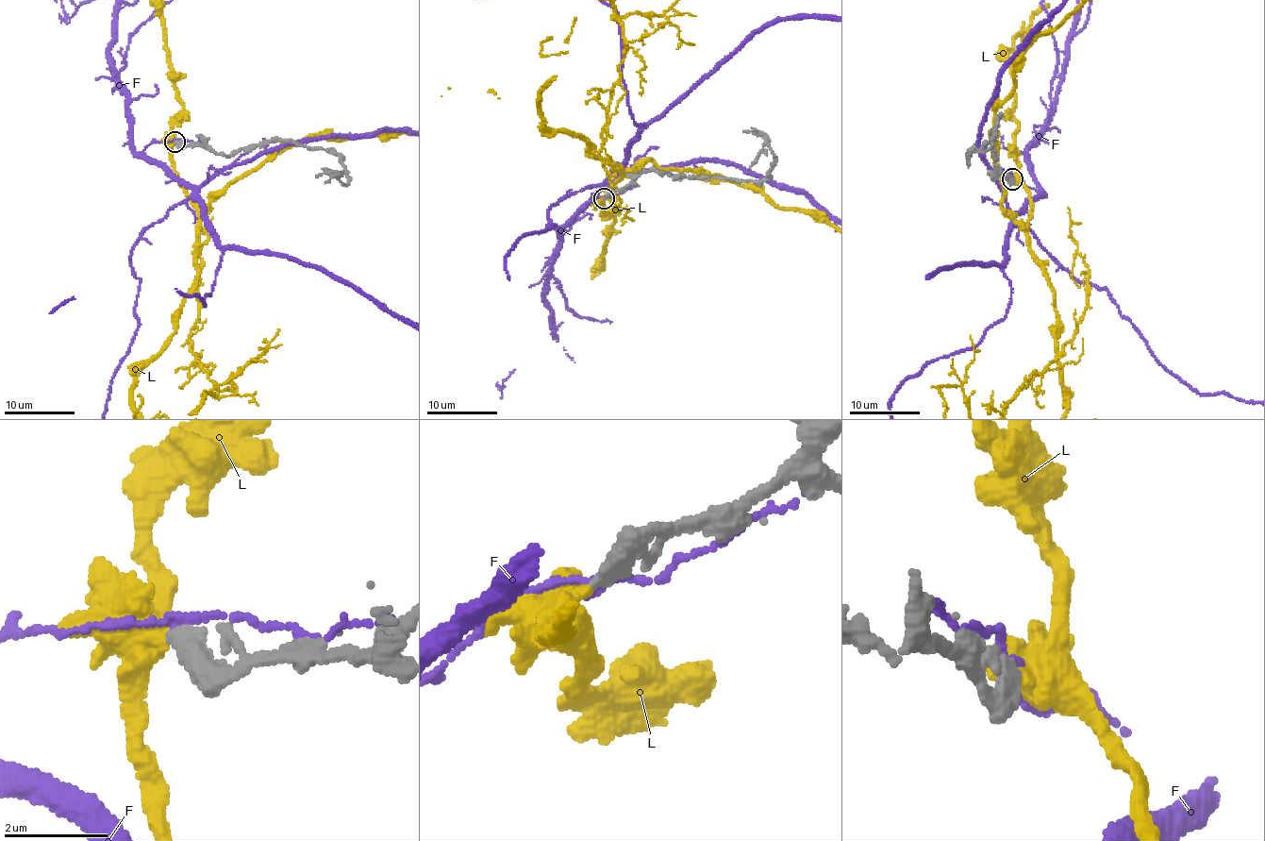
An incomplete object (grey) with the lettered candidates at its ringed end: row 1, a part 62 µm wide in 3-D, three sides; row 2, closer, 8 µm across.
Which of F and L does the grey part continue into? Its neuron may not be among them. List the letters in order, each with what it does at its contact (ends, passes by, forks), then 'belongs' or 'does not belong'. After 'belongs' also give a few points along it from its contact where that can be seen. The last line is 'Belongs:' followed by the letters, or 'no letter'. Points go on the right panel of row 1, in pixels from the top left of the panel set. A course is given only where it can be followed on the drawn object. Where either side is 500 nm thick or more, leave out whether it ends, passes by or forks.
F: it passes by | does not belong
L: does not belong
Belongs: no letter

